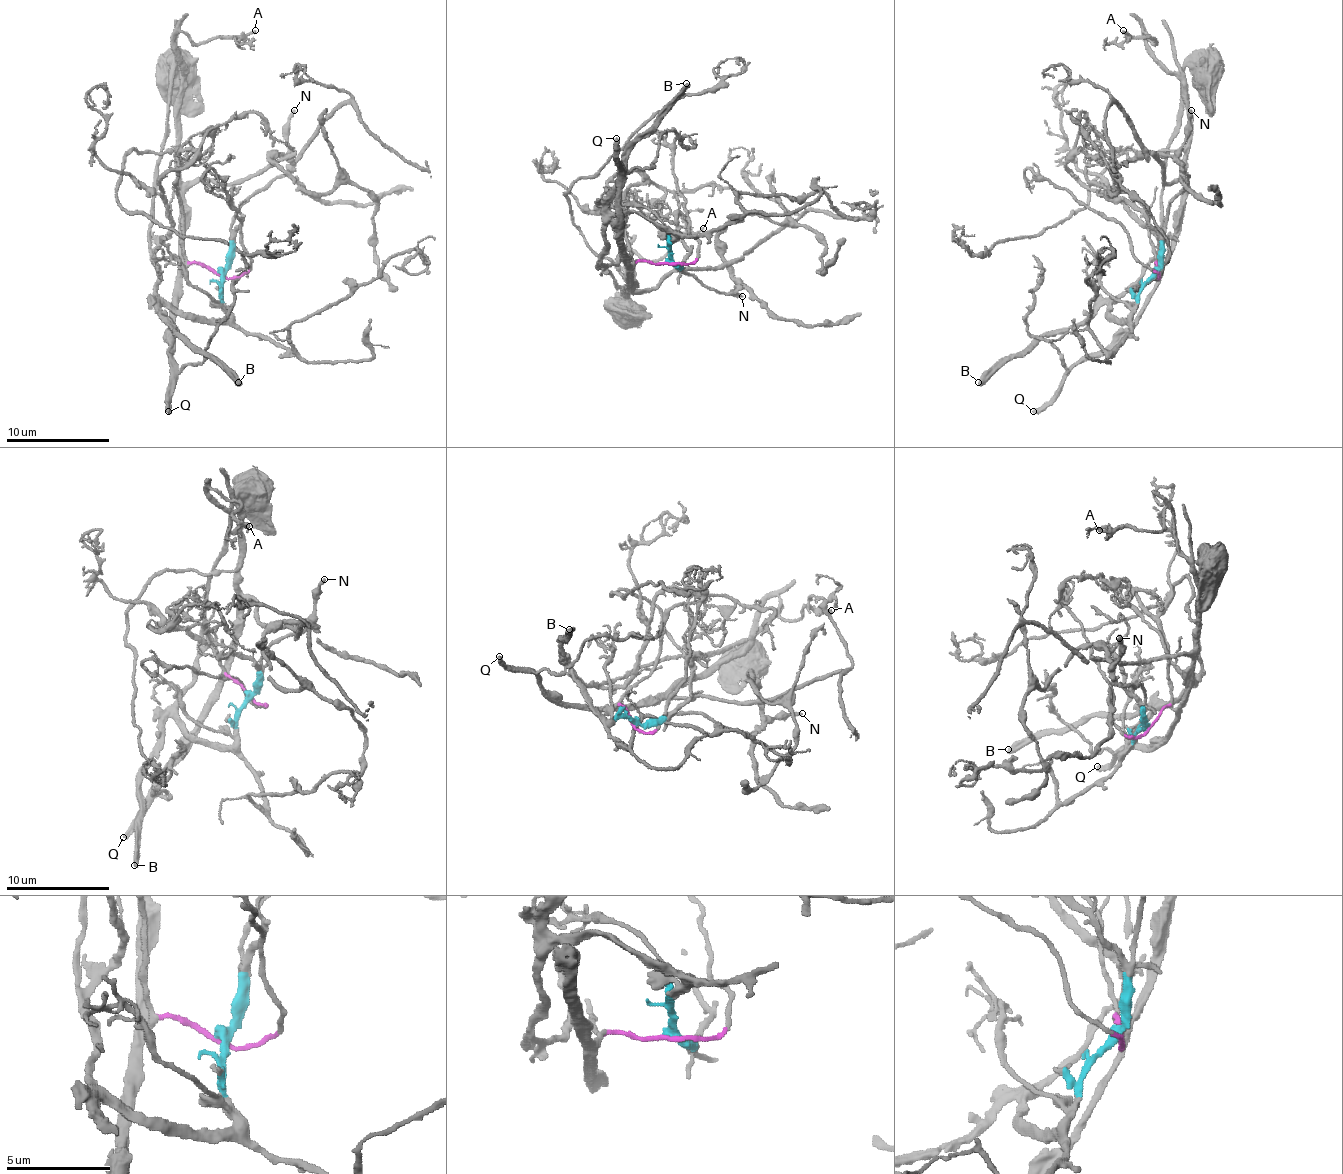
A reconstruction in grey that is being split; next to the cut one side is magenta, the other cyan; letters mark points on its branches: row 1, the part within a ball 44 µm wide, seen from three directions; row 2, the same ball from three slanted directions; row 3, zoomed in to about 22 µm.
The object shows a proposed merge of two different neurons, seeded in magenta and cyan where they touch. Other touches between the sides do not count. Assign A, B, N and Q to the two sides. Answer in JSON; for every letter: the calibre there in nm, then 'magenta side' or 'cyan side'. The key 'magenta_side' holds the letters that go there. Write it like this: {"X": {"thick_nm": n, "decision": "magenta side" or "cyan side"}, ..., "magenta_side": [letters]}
{"A": {"thick_nm": 160, "decision": "magenta side"}, "B": {"thick_nm": 400, "decision": "cyan side"}, "N": {"thick_nm": 240, "decision": "cyan side"}, "Q": {"thick_nm": 320, "decision": "magenta side"}, "magenta_side": ["A", "Q"]}

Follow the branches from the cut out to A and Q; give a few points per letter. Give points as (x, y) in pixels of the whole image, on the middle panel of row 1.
A: (667, 262), (639, 262), (623, 293), (631, 282), (626, 249), (657, 259), (675, 236), (704, 228)
Q: (667, 262), (628, 264), (621, 236), (615, 137)

